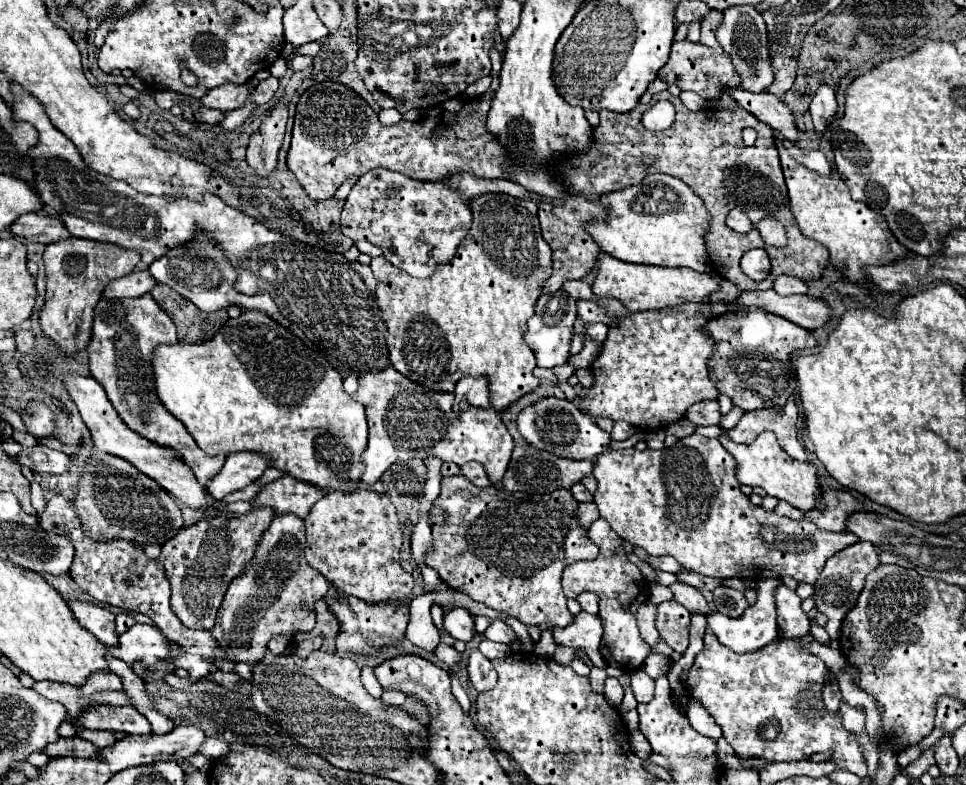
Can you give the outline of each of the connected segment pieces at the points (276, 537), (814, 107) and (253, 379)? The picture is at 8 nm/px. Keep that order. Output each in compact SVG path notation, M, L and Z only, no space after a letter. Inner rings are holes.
M294 514L276 516L260 540L256 558L252 558L244 568L244 574L228 586L212 636L224 650L232 648L234 662L260 662L272 638L288 636L292 640L296 634L314 628L314 602L326 596L330 582L318 570L308 566L304 546L304 522Z
M820 86L816 96L812 98L812 104L810 104L810 114L812 114L812 120L814 120L814 130L818 136L824 136L826 132L826 124L828 120L836 114L838 110L838 104L836 104L836 96L834 96L834 90L830 86Z
M246 310L242 312L240 318L226 322L226 326L208 342L204 344L188 344L188 342L178 342L172 346L158 346L154 352L154 380L156 380L156 392L158 398L162 400L162 404L170 410L170 414L174 414L192 434L192 438L196 440L196 444L208 454L208 456L218 456L218 454L234 454L234 452L260 452L264 456L270 458L272 468L282 470L284 474L312 484L320 490L326 492L356 492L358 490L358 482L360 482L360 474L364 472L364 462L362 462L362 452L364 446L368 444L368 424L366 424L366 414L364 414L364 406L360 402L354 402L342 388L342 378L340 374L330 366L330 362L320 354L314 352L312 348L308 348L300 338L296 338L290 330L286 330L284 326L280 326L278 322L274 322L272 318L268 318L266 314L258 312L258 310Z

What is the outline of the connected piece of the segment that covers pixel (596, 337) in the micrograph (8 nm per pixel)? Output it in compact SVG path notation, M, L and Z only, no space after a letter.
M596 322L596 324L588 324L588 326L586 326L586 332L588 332L588 336L600 346L600 344L604 342L606 334L608 334L608 326L606 326L606 324L600 324L600 322Z

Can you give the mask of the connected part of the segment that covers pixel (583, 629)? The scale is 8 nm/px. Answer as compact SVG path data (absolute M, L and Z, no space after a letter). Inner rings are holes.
M580 612L574 616L572 624L564 628L554 628L554 642L558 646L572 646L572 648L582 648L588 658L594 662L598 668L606 668L604 656L598 652L602 638L602 624L598 616L592 616L588 612Z

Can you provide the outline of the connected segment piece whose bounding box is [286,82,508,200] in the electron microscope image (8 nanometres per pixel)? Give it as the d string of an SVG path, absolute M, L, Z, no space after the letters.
M324 82L308 88L296 106L294 130L292 130L292 144L288 150L288 168L294 172L298 182L304 186L308 196L314 200L332 198L340 184L352 174L366 174L374 168L388 168L400 174L406 174L416 180L442 180L446 176L454 176L458 172L470 172L480 178L508 178L504 172L504 162L508 162L506 152L498 144L498 140L486 130L486 114L490 110L494 92L488 90L480 98L468 100L458 114L444 114L436 118L426 118L418 122L404 122L400 120L396 126L382 126L378 114L350 88L338 82Z

